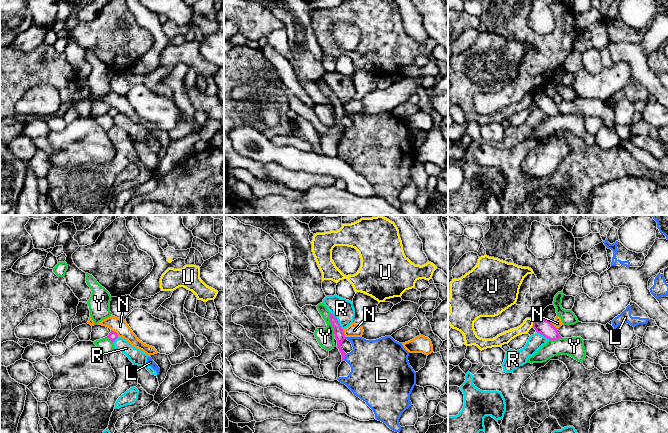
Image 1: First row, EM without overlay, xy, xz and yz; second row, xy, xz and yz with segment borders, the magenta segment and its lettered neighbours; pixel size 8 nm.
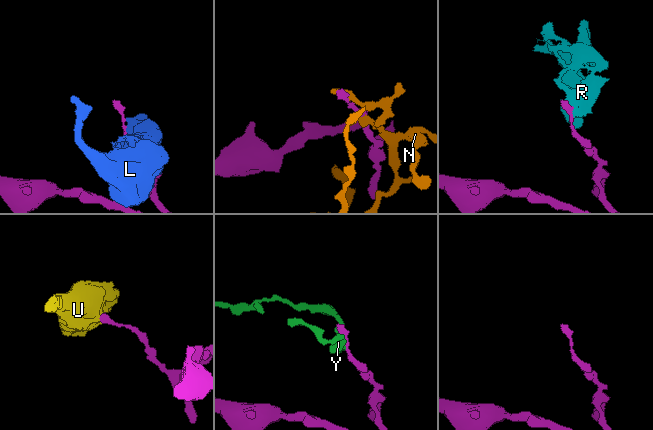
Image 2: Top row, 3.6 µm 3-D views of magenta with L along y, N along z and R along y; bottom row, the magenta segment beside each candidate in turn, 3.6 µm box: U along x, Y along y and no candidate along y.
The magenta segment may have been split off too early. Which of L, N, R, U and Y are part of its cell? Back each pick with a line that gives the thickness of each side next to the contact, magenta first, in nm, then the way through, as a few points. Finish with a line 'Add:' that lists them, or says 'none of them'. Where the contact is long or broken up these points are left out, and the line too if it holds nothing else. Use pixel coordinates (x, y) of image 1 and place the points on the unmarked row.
Add: none of them

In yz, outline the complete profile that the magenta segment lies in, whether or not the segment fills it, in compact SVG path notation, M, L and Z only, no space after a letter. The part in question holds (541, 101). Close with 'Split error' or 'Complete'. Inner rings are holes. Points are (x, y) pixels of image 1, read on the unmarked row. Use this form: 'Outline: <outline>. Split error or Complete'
Outline: M543 92L535 94L533 96L532 103L537 109L540 109L549 116L557 116L562 114L559 111L557 104L555 104L554 101L550 97L546 96Z. Complete

